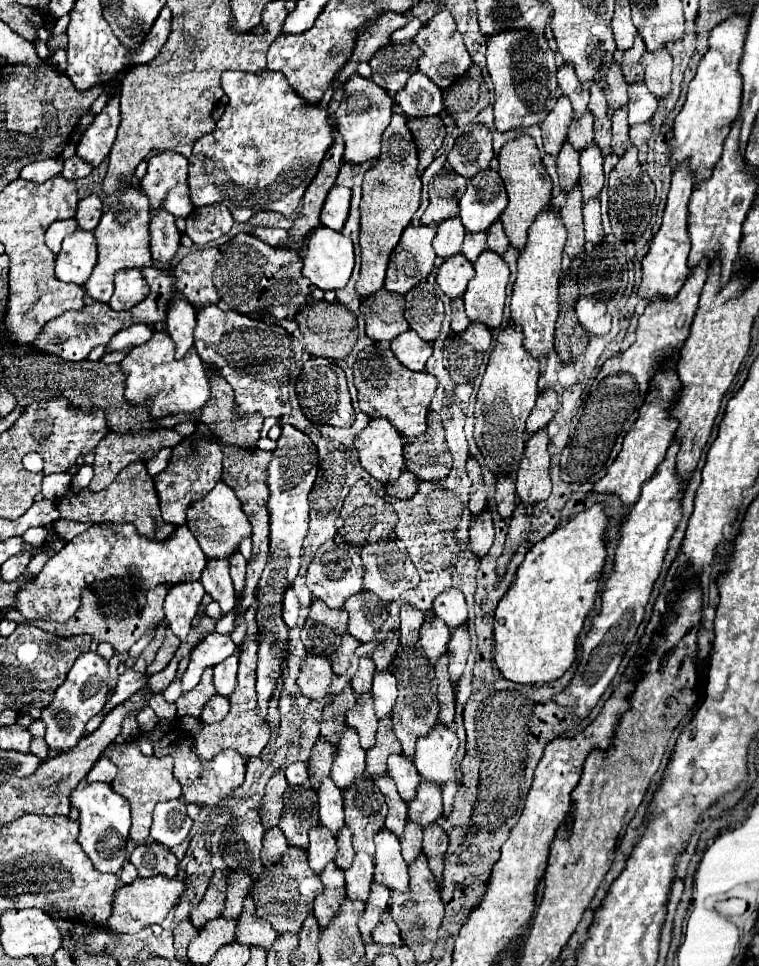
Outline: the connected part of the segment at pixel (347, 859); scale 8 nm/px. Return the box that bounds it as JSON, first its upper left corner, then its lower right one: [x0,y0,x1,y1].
[334,826,354,870]

